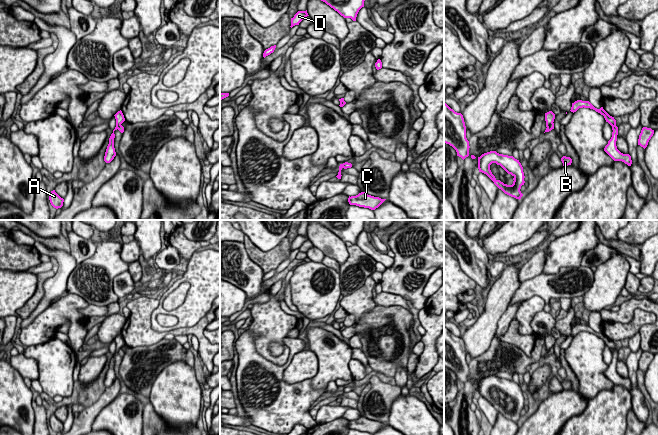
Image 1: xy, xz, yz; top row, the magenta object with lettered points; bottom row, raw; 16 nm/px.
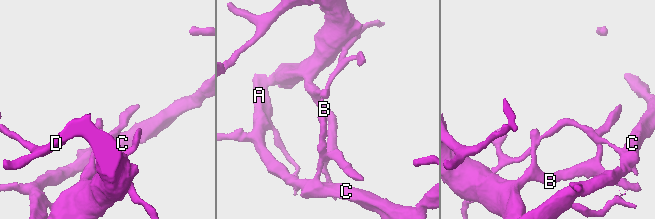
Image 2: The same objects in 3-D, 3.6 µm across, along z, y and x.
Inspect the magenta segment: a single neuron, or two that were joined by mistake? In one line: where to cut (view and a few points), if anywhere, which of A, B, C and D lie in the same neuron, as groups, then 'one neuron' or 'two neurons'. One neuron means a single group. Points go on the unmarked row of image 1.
cut in yz along (611, 348), (615, 349); A C / B D; two neurons

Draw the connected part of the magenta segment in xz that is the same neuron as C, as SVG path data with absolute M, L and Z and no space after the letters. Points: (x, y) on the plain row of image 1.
M361 416L356 420L349 420L348 426L350 429L356 429L359 431L369 432L375 434L378 432L386 423L381 423L379 421L374 421Z

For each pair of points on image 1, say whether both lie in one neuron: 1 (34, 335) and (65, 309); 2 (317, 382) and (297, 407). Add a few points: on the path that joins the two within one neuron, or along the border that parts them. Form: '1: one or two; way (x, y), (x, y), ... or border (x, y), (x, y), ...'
1: one; way (42, 327), (44, 323), (57, 314)
2: two; border (311, 379), (311, 385), (314, 388), (326, 387)

